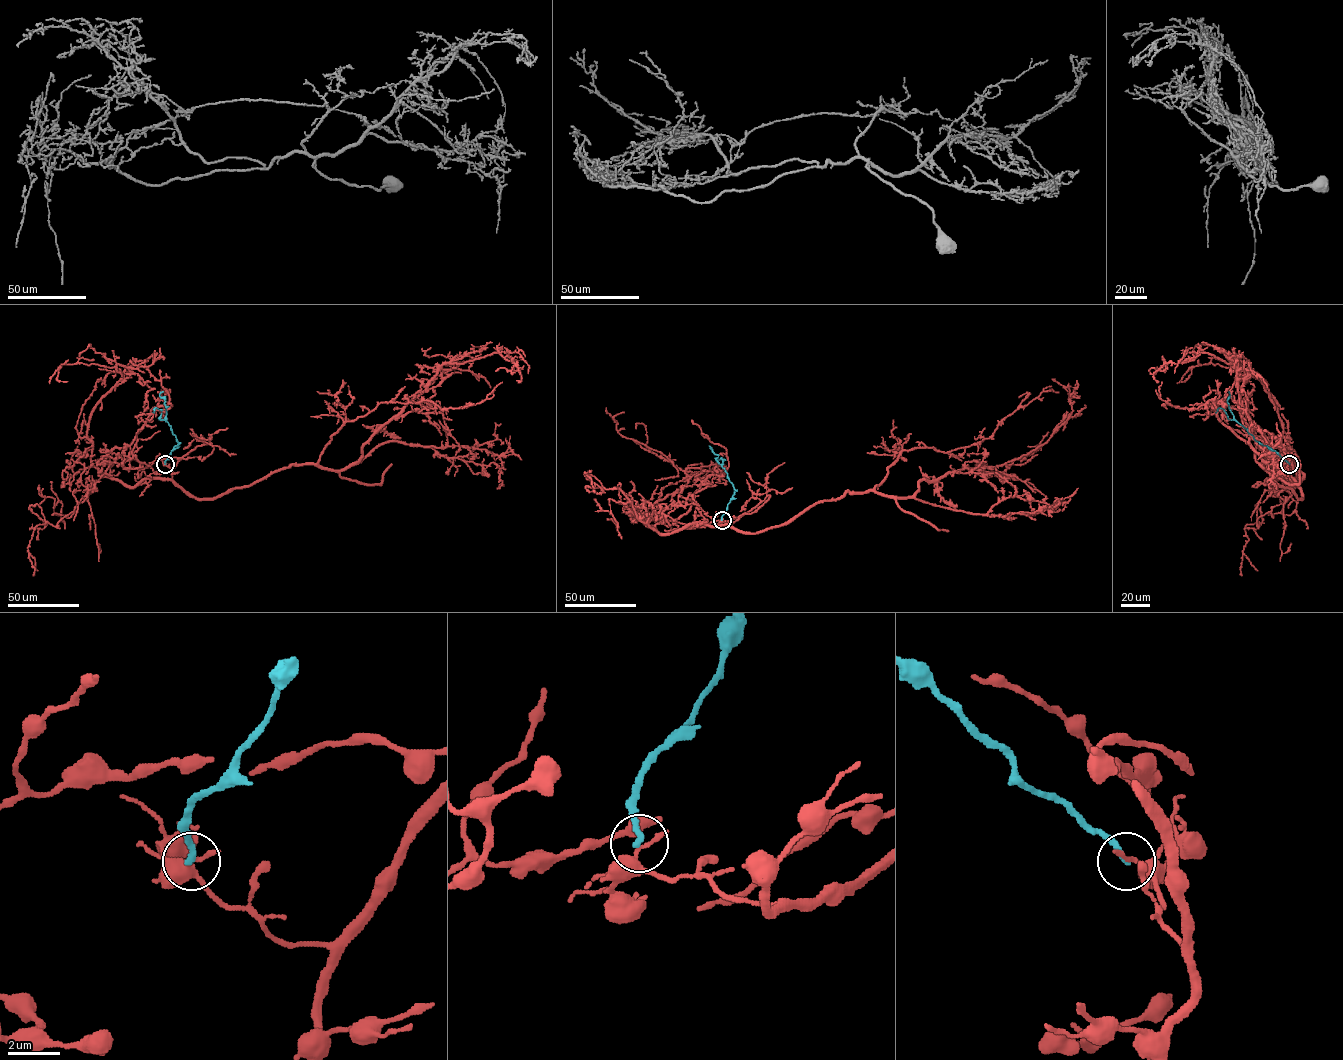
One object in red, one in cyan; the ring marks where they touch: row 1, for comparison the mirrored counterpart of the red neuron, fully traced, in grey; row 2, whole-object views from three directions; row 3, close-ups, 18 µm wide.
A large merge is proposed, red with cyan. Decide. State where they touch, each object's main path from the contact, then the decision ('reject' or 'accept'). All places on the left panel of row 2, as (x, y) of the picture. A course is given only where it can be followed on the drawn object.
at (165, 464); red runs (165, 464), (199, 499), (292, 464), (344, 469), (442, 365), (494, 352), (516, 363), (496, 371); cyan runs (165, 464), (178, 442), (165, 420), (165, 399), (159, 395), (163, 391); reject

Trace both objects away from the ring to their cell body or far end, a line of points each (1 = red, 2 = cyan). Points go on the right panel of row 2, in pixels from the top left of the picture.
1: (1289, 464), (1302, 499), (1270, 477), (1250, 444), (1234, 363), (1200, 352), (1148, 371)
2: (1289, 464), (1275, 451), (1256, 441), (1236, 420), (1227, 402), (1229, 391)

